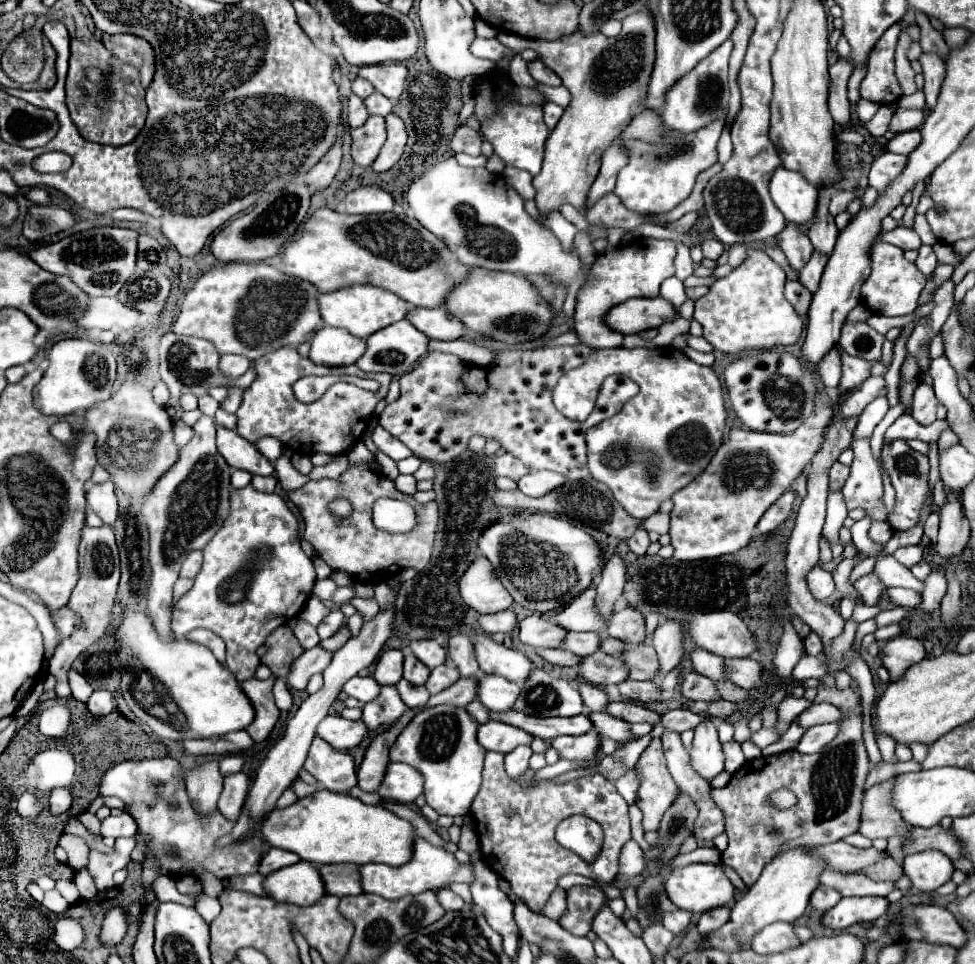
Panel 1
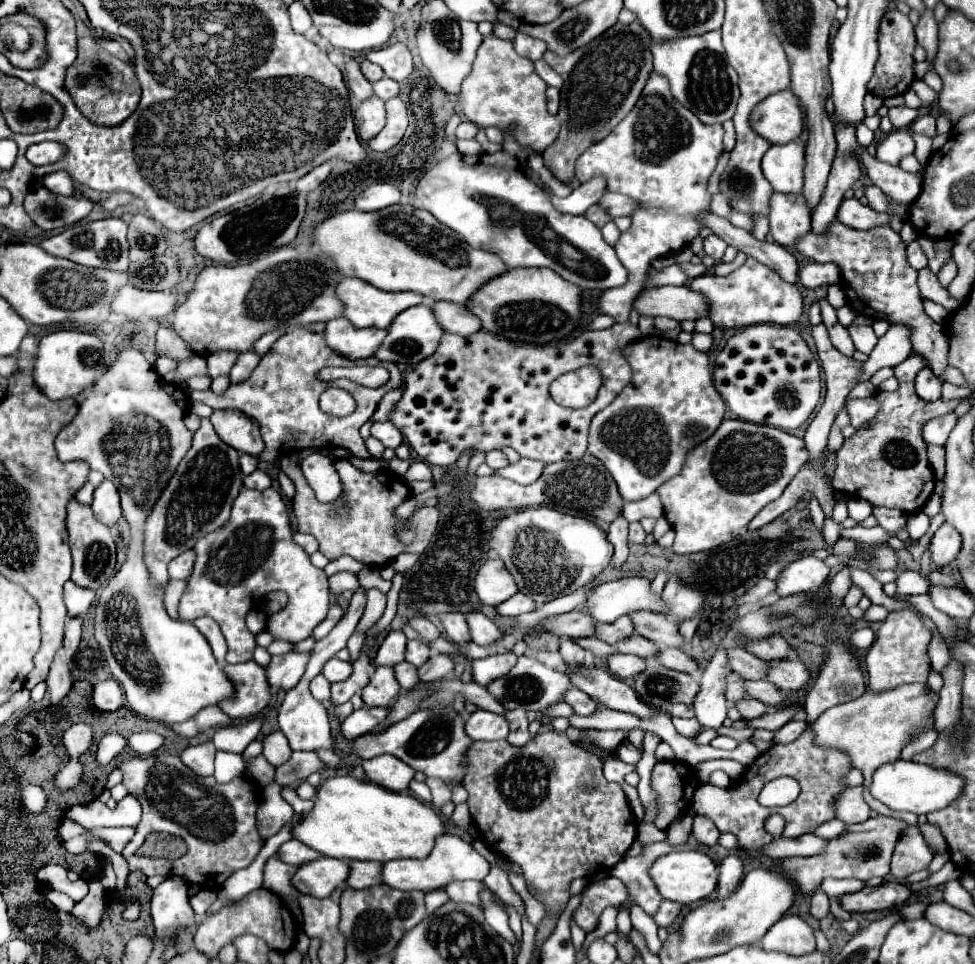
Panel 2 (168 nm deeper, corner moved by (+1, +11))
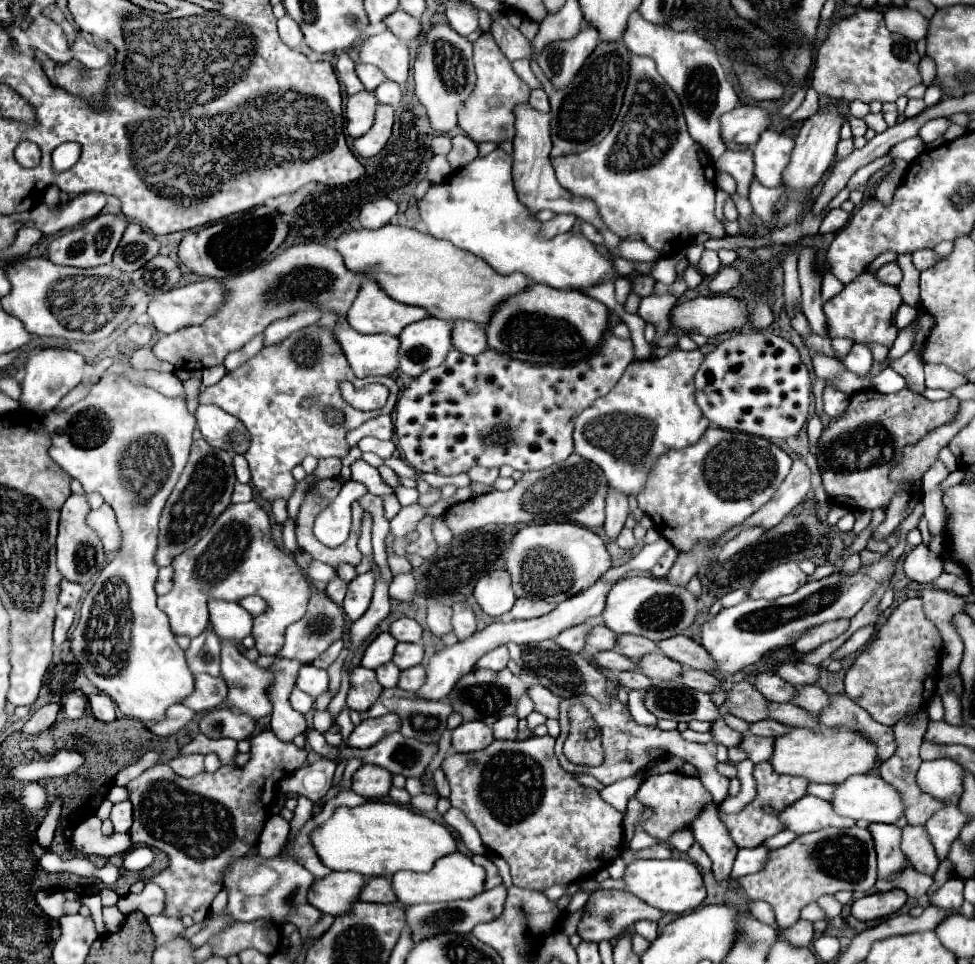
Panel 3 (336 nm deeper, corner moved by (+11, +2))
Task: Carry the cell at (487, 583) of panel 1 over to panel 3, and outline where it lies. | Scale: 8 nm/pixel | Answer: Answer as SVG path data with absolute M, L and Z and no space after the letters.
M494 570L480 578L474 590L474 598L480 604L482 612L488 616L502 616L506 614L514 602L516 596L512 592L512 584L506 570Z

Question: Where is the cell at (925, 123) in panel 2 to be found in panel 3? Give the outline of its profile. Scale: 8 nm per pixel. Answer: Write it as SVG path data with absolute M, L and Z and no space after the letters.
M936 118L936 120L926 122L926 124L920 128L918 136L922 138L922 142L924 142L924 144L930 144L930 142L934 142L936 138L940 138L940 136L946 132L946 128L948 128L948 126L950 126L948 118Z

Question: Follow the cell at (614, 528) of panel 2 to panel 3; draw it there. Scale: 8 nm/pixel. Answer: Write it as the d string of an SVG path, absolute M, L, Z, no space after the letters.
M610 490L606 498L606 522L604 522L604 532L610 540L614 540L620 534L626 518L628 518L628 498Z

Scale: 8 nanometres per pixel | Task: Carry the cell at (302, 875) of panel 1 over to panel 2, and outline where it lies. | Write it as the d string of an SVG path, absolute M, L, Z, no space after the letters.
M320 857L318 861L312 861L310 865L298 867L292 881L300 893L326 899L330 897L334 889L346 883L348 873L350 873L350 865L346 861Z

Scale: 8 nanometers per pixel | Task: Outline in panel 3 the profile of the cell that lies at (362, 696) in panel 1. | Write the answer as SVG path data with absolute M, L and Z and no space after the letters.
M306 664L302 666L298 680L296 680L296 688L300 688L302 692L310 694L312 698L316 698L318 694L322 694L324 690L328 690L328 672L322 668L316 668L314 664Z

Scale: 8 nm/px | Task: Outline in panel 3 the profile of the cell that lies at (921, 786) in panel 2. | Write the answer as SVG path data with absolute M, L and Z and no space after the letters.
M876 774L852 776L846 782L838 784L836 792L834 792L834 798L832 798L832 806L834 806L836 814L840 814L840 816L848 816L848 818L854 818L854 820L864 818L868 822L896 824L904 816L902 794L894 786L884 782L884 778L880 778Z

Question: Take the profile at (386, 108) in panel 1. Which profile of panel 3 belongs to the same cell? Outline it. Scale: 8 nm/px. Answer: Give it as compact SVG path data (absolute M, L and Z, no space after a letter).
M382 82L374 92L372 92L378 100L378 104L390 104L390 106L396 106L402 98L402 86L398 86L396 82Z

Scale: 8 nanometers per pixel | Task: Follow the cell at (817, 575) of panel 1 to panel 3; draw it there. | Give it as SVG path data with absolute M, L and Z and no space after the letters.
M786 562L762 572L750 588L750 598L776 600L780 596L794 594L806 582L808 582L808 576L798 568L798 564Z

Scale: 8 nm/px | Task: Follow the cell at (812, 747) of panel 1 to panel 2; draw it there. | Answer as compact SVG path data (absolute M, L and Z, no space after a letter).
M788 721L782 729L776 731L774 735L774 743L780 743L780 745L786 745L786 743L792 743L794 739L798 739L802 735L802 731L806 729L806 723L804 721Z

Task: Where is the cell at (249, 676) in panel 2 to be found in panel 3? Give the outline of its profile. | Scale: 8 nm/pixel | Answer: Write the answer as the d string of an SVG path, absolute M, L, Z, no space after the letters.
M198 674L196 676L196 690L192 696L184 700L184 706L196 710L196 712L208 712L212 708L222 706L228 696L228 686L224 686L224 680L212 678L210 674Z

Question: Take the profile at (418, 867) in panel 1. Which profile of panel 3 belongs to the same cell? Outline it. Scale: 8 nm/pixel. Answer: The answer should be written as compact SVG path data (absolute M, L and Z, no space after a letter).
M452 852L436 860L434 868L430 872L418 874L418 872L396 872L392 876L392 890L396 898L406 904L422 904L422 902L450 902L450 900L460 900L460 898L472 898L482 892L486 872L482 866L474 864L468 856L462 852Z

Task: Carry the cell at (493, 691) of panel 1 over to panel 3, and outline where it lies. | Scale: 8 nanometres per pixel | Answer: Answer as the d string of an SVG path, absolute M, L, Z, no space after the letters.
M500 646L500 648L484 654L478 660L476 668L488 668L488 670L496 670L498 672L498 670L506 668L506 662L508 662L508 650L506 650L506 646Z

